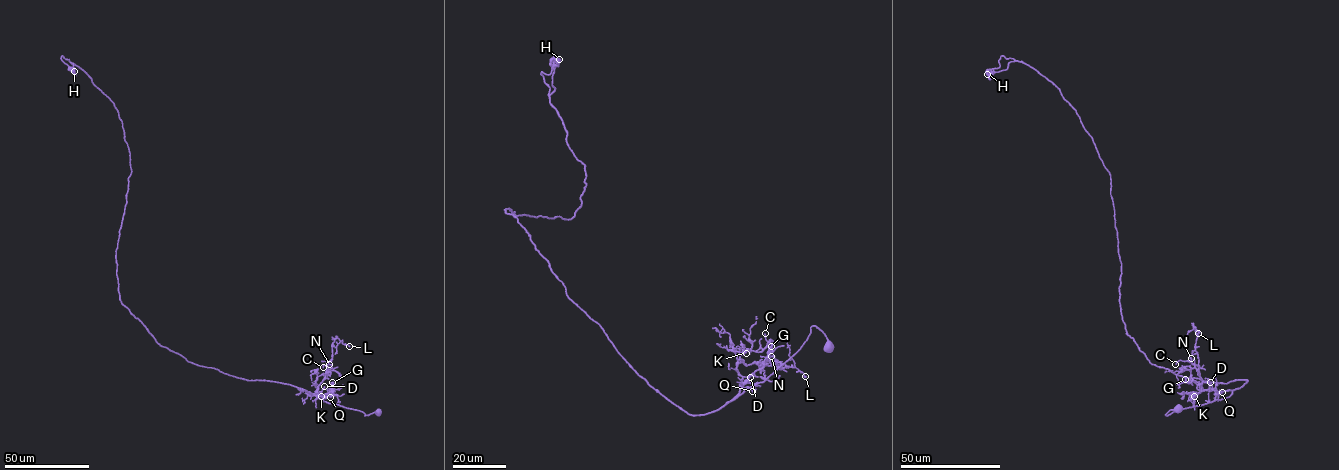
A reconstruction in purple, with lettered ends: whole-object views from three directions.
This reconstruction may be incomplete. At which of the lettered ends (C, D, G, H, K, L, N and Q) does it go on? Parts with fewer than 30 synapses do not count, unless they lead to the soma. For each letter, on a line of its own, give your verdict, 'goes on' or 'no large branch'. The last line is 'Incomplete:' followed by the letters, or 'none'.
C: no large branch
D: goes on
G: no large branch
H: no large branch
K: goes on
L: no large branch
N: no large branch
Q: no large branch
Incomplete: D, K

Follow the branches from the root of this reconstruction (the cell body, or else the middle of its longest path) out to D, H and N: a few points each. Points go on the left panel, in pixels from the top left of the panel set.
D: (378, 411), (365, 416), (359, 410), (323, 401), (317, 396), (322, 396), (324, 386)
H: (378, 411), (189, 362), (122, 303), (129, 151), (114, 103), (74, 71)
N: (378, 411), (365, 416), (321, 400), (317, 396), (321, 392), (315, 391), (332, 368), (329, 364)

